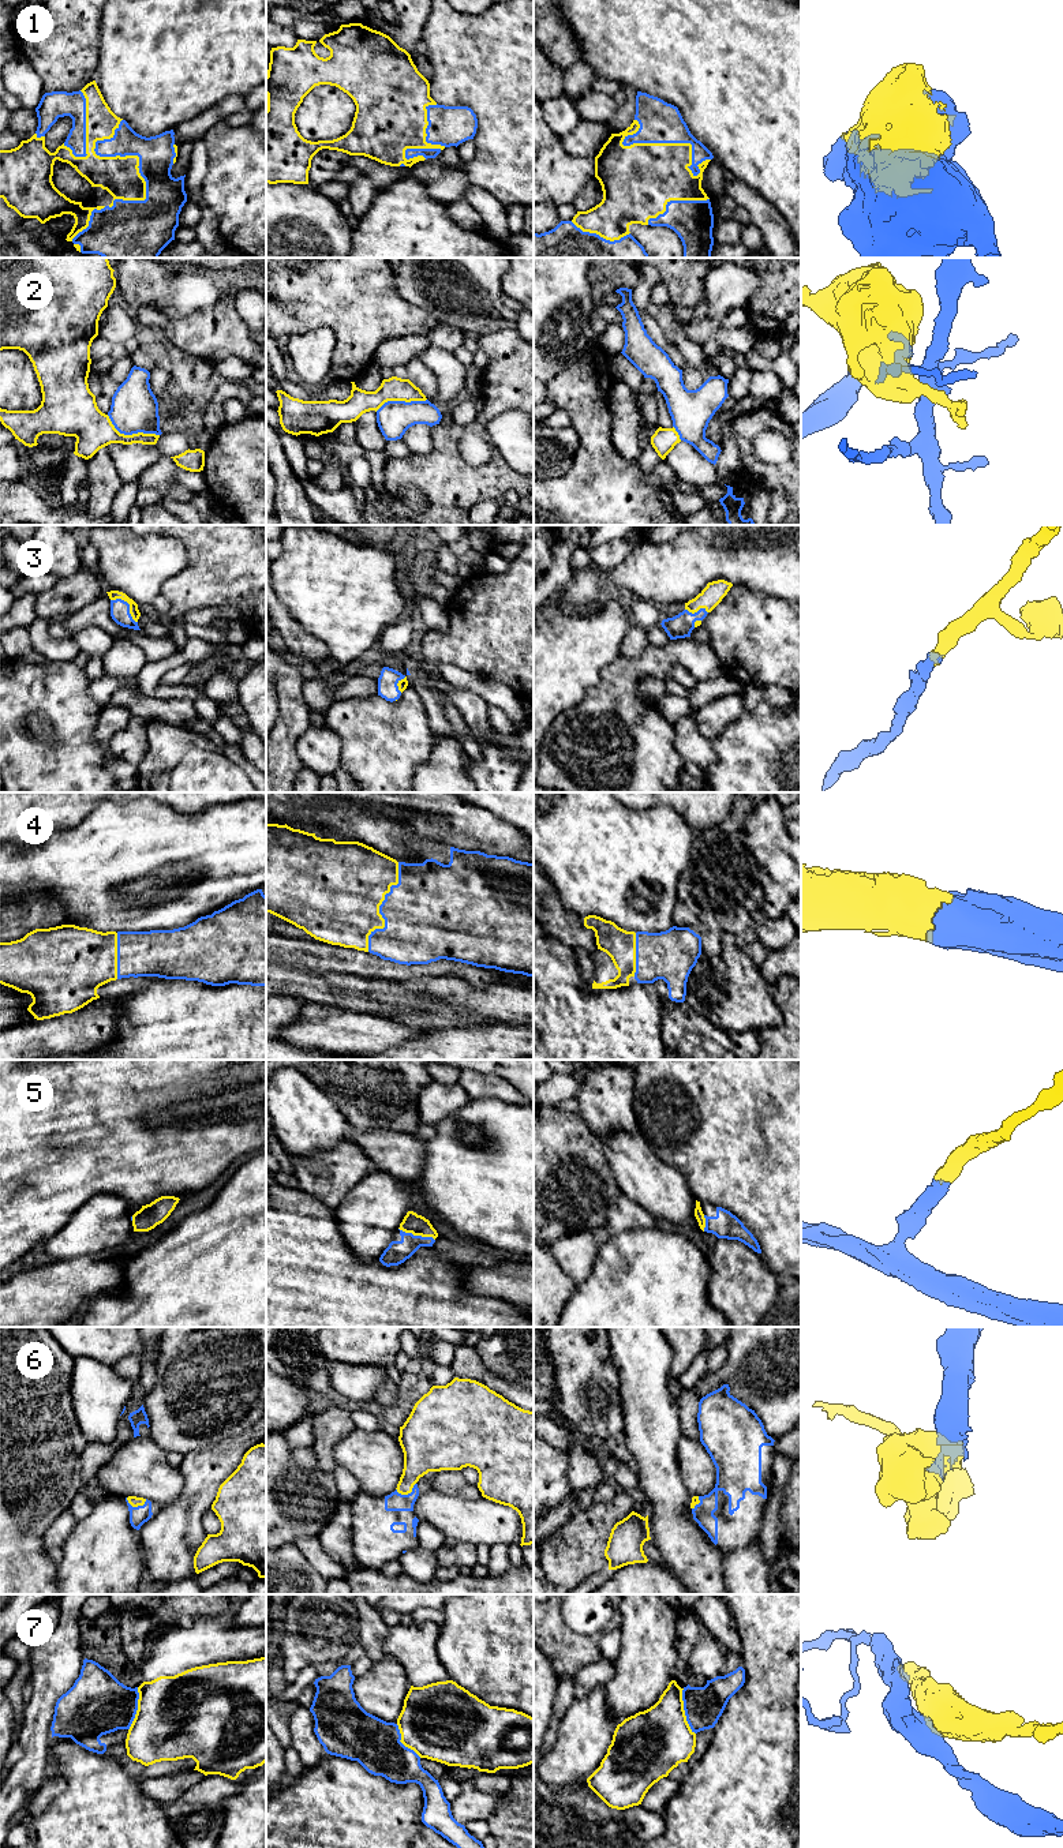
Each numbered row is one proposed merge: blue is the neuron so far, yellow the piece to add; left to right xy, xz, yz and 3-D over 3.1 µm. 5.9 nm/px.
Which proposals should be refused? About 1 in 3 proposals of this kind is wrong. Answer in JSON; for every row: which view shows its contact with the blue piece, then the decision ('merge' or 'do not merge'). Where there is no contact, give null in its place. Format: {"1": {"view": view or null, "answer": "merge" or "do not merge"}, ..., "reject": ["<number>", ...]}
{"1": {"view": "xy", "answer": "merge"}, "2": {"view": "xy", "answer": "do not merge"}, "3": {"view": "xy", "answer": "merge"}, "4": {"view": "xz", "answer": "merge"}, "5": {"view": "xz", "answer": "merge"}, "6": {"view": "xy", "answer": "merge"}, "7": {"view": "yz", "answer": "do not merge"}, "reject": ["2", "7"]}

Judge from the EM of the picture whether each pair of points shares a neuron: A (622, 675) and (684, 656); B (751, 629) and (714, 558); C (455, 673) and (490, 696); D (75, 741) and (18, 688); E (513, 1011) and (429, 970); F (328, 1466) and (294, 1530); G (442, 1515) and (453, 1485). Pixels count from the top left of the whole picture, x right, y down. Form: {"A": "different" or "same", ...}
{"A": "same", "B": "different", "C": "same", "D": "same", "E": "different", "F": "different", "G": "different"}

